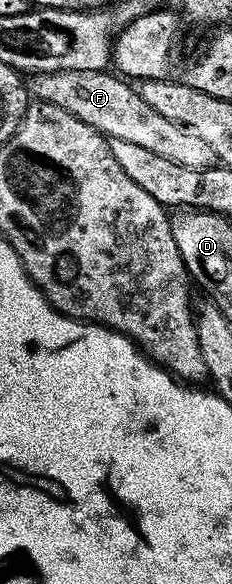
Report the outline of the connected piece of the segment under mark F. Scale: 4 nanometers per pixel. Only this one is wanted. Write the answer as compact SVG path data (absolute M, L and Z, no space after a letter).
M57 70L51 74L36 74L29 79L28 94L38 102L51 102L64 112L72 112L84 124L98 130L107 139L129 140L148 152L156 152L184 168L209 170L216 159L212 147L186 127L160 116L156 108L144 104L137 89L117 73L100 70Z

